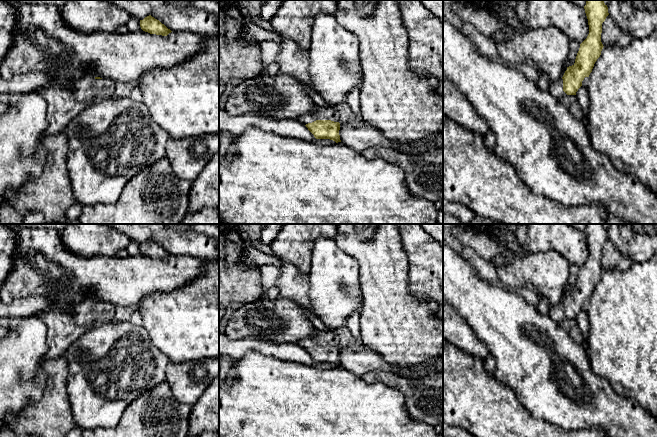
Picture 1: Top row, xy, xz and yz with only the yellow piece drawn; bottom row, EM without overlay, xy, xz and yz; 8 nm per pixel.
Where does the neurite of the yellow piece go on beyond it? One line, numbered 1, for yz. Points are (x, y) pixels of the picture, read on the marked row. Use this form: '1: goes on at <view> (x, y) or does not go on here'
1: goes on at yz (555, 89)

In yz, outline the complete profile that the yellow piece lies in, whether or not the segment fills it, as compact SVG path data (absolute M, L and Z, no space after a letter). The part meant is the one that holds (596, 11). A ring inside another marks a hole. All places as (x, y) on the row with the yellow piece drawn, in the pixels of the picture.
M586 0L584 6L588 19L589 34L580 44L575 63L567 67L563 77L557 82L550 82L547 90L558 101L567 95L576 95L585 77L589 77L595 62L601 55L602 23L609 15L603 0Z

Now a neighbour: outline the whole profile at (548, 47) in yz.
M557 27L530 28L523 34L508 36L506 41L498 41L495 37L504 64L517 68L530 59L539 75L545 74L550 82L562 79L567 70L570 41Z

